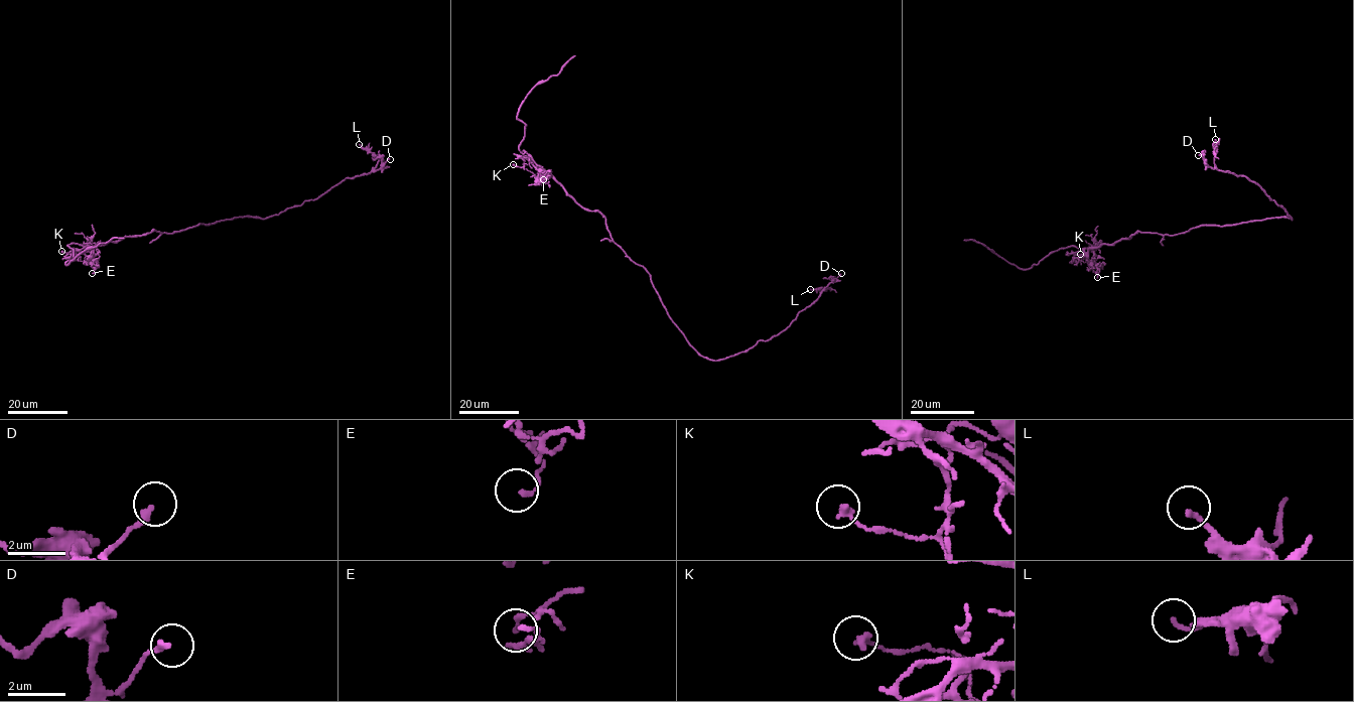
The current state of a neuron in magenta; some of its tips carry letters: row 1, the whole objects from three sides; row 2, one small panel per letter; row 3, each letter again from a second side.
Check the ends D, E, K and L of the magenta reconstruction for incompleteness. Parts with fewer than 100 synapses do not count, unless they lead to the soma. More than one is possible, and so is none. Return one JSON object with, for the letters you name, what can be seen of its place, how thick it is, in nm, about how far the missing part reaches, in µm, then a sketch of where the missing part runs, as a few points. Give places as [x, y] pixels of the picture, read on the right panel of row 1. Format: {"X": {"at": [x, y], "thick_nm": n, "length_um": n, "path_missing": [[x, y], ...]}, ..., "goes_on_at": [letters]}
{"goes_on_at": []}

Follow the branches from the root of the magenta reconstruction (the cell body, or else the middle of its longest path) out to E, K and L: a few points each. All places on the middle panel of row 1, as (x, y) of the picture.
E: (637, 264), (613, 240), (598, 212), (584, 209), (549, 174), (543, 179)
K: (637, 264), (613, 240), (598, 212), (584, 209), (546, 171), (522, 156), (522, 167), (513, 164)
L: (637, 264), (650, 275), (687, 341), (715, 361), (778, 335), (829, 288), (810, 289)

